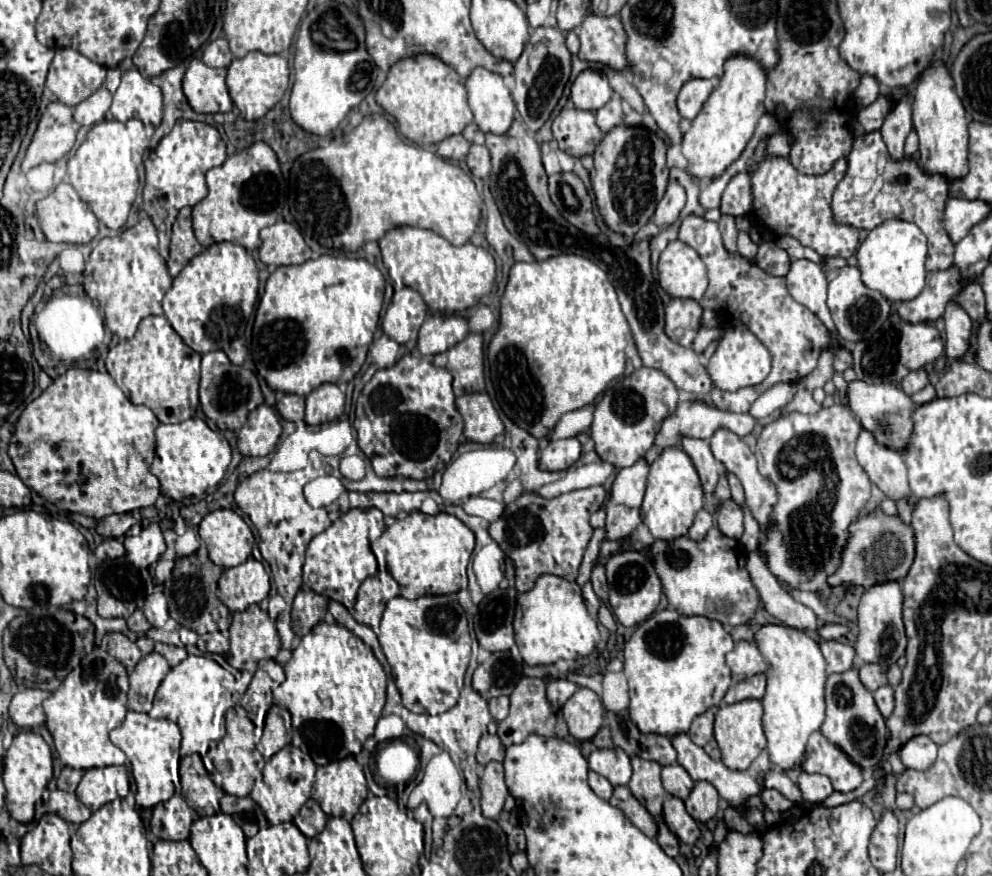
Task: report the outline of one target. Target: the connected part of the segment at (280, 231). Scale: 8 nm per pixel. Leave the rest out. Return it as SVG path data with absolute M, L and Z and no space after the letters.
M278 221L276 225L264 227L260 231L260 261L266 265L296 265L306 261L306 243L300 231L286 223Z

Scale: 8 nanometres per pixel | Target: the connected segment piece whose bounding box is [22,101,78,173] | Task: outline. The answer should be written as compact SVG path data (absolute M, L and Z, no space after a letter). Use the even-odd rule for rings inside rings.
M54 101L42 113L32 143L26 149L22 161L22 173L40 163L54 163L64 157L76 141L78 125L72 119L72 107Z

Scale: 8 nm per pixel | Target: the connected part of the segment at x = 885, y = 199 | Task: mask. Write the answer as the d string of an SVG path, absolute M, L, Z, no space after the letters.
M880 131L856 137L846 161L846 175L836 185L832 195L832 217L842 225L866 231L886 219L912 221L928 237L926 269L948 269L954 263L954 245L942 225L944 205L948 199L948 179L942 175L926 175L924 171L894 171L894 161L888 155Z

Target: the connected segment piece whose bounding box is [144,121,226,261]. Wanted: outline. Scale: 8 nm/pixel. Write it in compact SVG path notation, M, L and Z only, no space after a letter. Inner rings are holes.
M176 121L172 131L158 143L150 153L146 165L144 185L144 211L150 215L158 229L160 253L168 261L168 243L174 219L186 205L196 205L206 197L204 175L208 169L218 167L226 161L226 143L222 141L216 127L200 121Z

